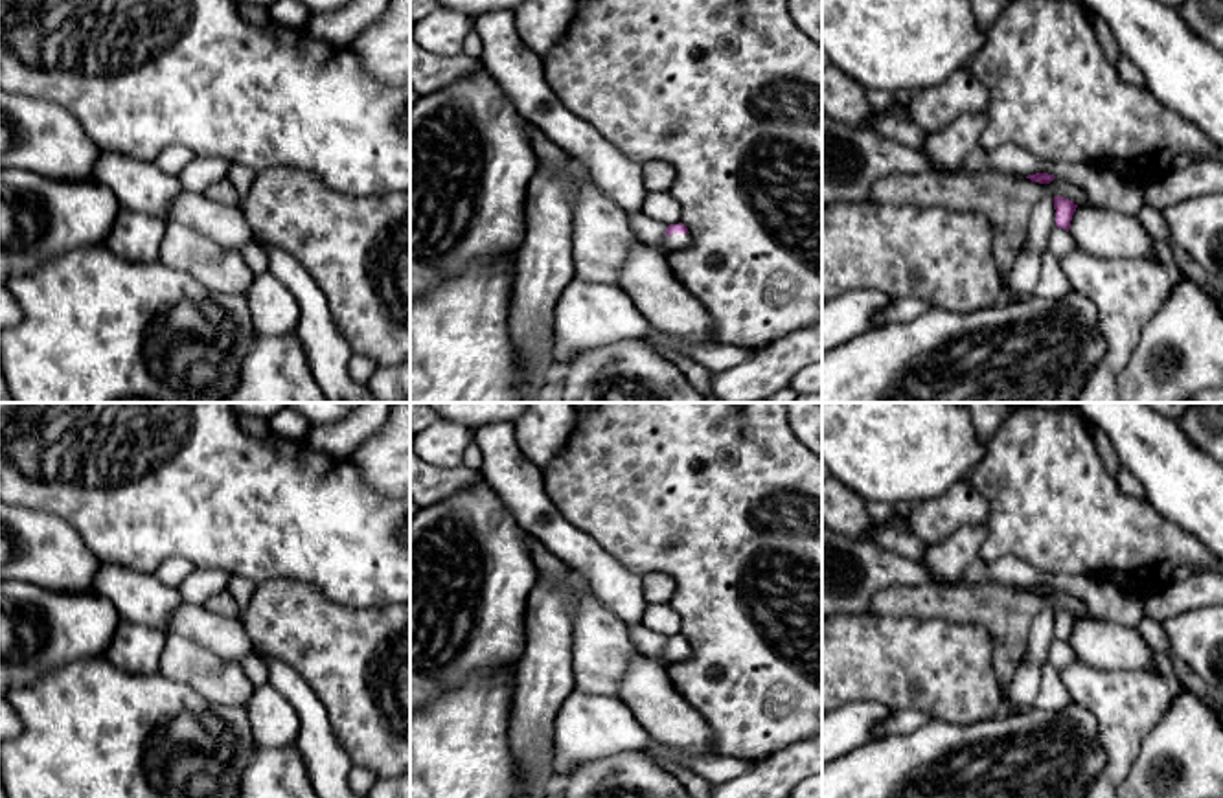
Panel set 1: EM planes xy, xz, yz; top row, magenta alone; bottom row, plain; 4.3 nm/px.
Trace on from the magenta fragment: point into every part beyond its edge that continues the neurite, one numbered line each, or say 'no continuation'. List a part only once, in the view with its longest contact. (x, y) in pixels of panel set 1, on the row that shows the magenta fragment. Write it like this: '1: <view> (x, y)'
1: xz (675, 241)

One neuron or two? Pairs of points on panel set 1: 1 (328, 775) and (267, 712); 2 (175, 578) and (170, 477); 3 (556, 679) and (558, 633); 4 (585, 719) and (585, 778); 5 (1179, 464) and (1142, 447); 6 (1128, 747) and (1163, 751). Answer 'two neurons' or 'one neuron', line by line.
1: two neurons
2: two neurons
3: one neuron
4: two neurons
5: one neuron
6: two neurons

